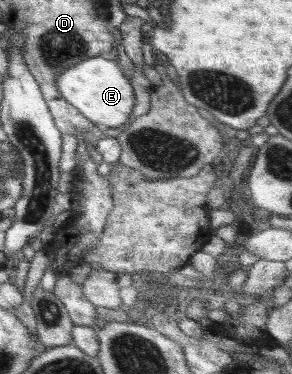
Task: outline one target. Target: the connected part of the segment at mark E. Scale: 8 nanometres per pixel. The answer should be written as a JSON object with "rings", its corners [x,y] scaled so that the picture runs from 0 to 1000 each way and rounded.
{"rings":[[[349,150],[305,152],[219,187],[188,211],[205,254],[322,332],[414,345],[445,326],[459,246],[414,176]]]}

